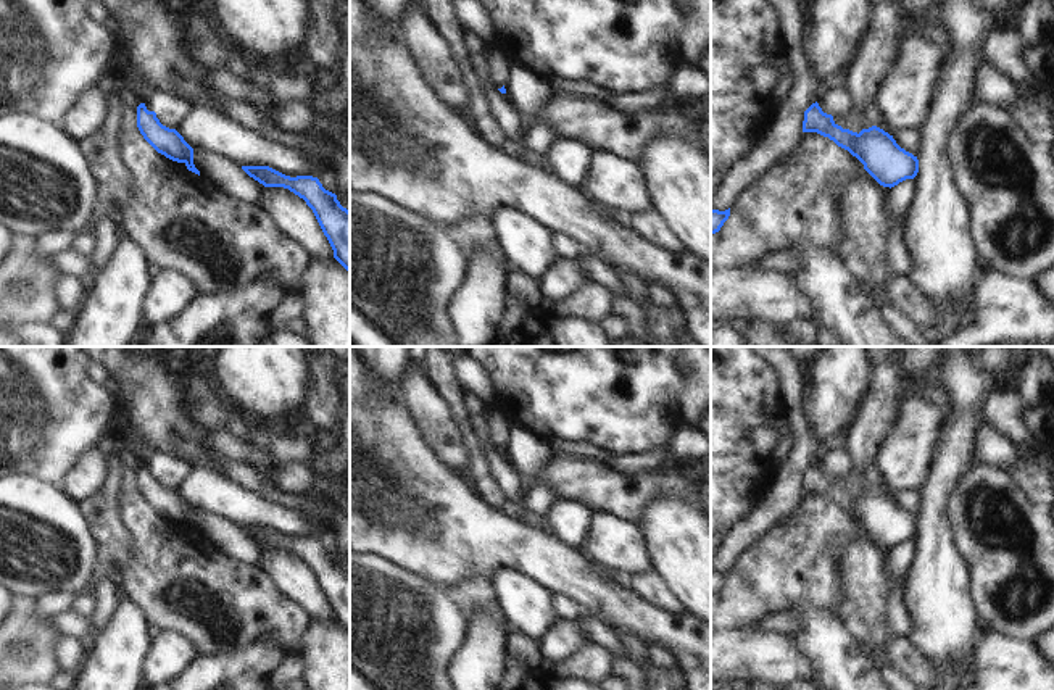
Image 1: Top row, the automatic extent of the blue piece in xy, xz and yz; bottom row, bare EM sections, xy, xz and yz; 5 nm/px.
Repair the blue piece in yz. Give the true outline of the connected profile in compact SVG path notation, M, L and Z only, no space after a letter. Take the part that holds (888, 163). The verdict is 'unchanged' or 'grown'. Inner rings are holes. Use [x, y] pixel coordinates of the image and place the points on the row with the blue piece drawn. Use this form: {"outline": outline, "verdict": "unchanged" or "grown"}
{"outline": "M817 102L804 111L803 132L817 132L848 150L883 187L891 189L906 179L914 179L919 172L917 156L901 148L893 135L877 126L859 134L843 129L832 114L822 111Z", "verdict": "unchanged"}

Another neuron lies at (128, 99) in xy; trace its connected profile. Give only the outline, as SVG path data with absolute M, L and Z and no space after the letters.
M116 82L114 90L116 90L118 100L124 108L137 110L137 106L140 105L140 100L127 85L124 85L122 82Z

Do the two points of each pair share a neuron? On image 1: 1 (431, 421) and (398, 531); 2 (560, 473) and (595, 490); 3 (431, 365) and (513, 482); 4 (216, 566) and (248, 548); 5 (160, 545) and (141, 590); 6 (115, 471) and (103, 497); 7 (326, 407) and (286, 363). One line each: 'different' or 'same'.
1: different
2: same
3: different
4: different
5: same
6: same
7: different

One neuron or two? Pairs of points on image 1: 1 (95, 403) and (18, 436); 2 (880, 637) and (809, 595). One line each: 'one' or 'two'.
1: one
2: two

